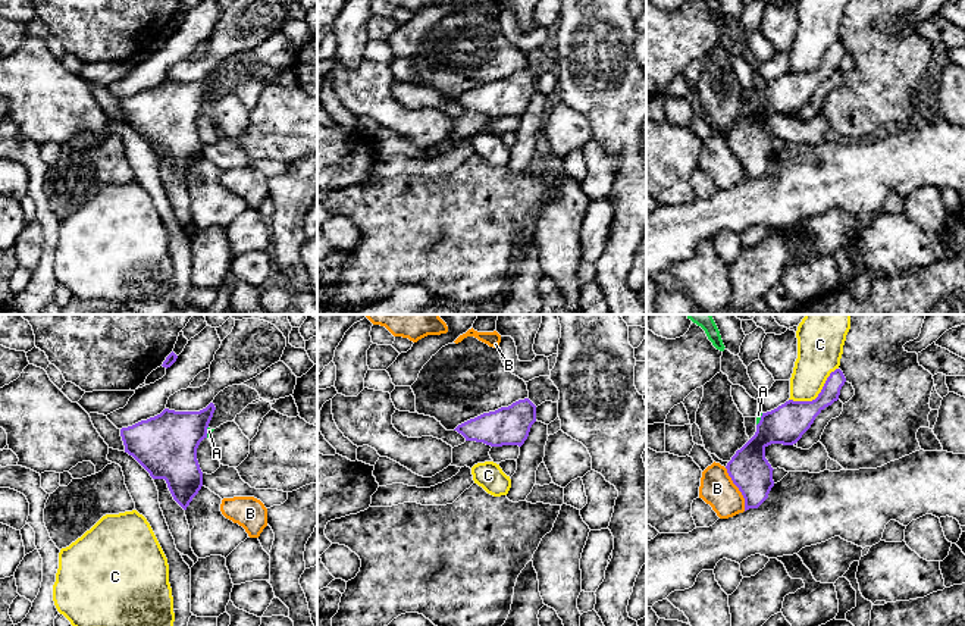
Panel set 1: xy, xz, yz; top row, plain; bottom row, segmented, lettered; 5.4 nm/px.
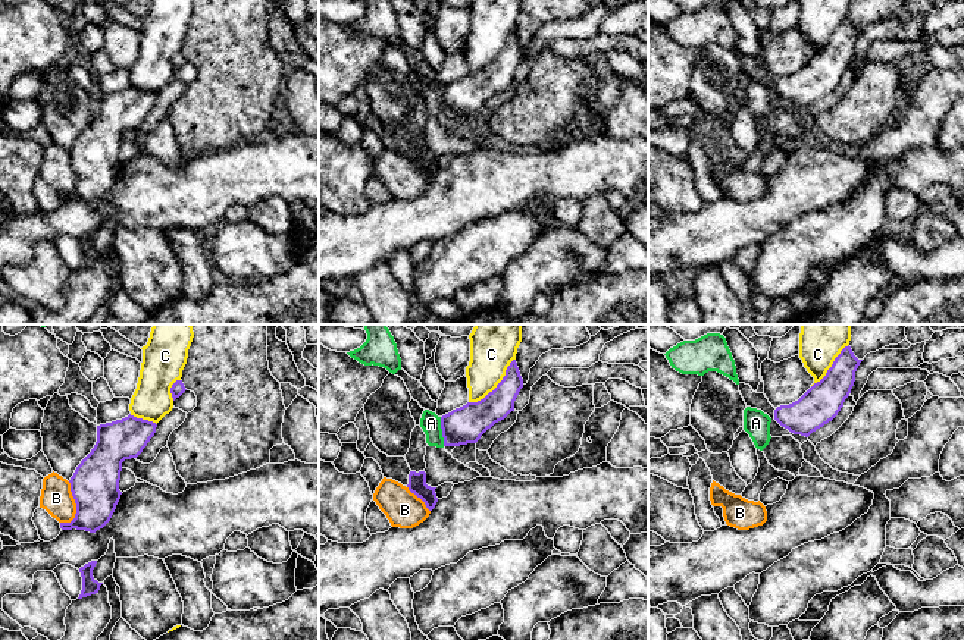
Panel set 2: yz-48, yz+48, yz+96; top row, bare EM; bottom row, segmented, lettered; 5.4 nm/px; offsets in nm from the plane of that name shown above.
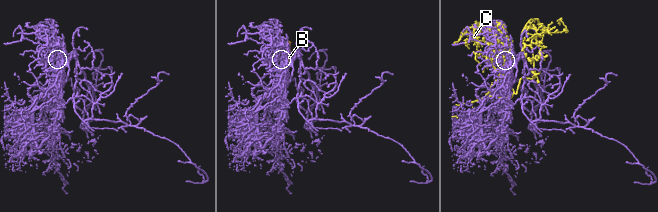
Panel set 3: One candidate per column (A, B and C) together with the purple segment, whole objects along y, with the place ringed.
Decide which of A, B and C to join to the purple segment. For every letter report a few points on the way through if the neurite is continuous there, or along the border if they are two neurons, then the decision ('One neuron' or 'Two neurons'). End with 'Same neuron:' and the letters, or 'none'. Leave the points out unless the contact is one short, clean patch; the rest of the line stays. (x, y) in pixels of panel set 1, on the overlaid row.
A: Boundary: yz (763, 413), (757, 425). Two neurons
B: Two neurons
C: Two neurons
Same neuron: none

